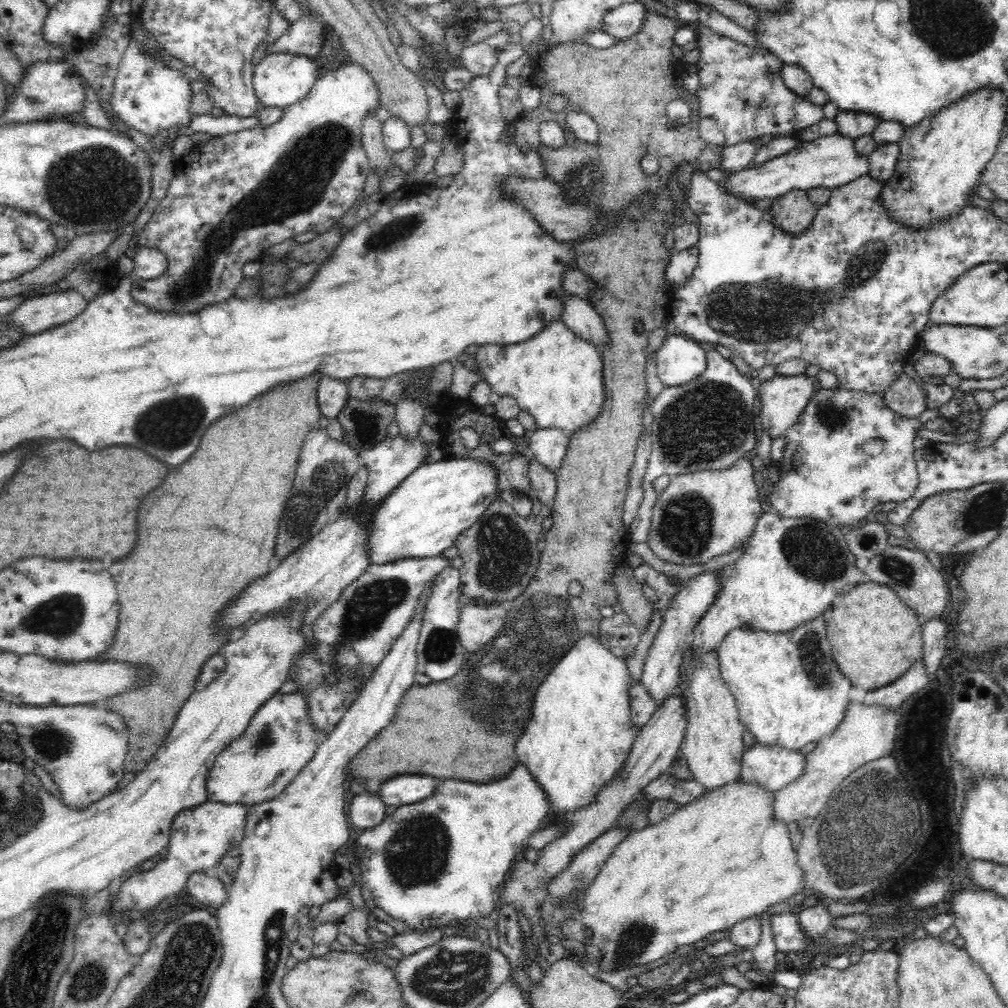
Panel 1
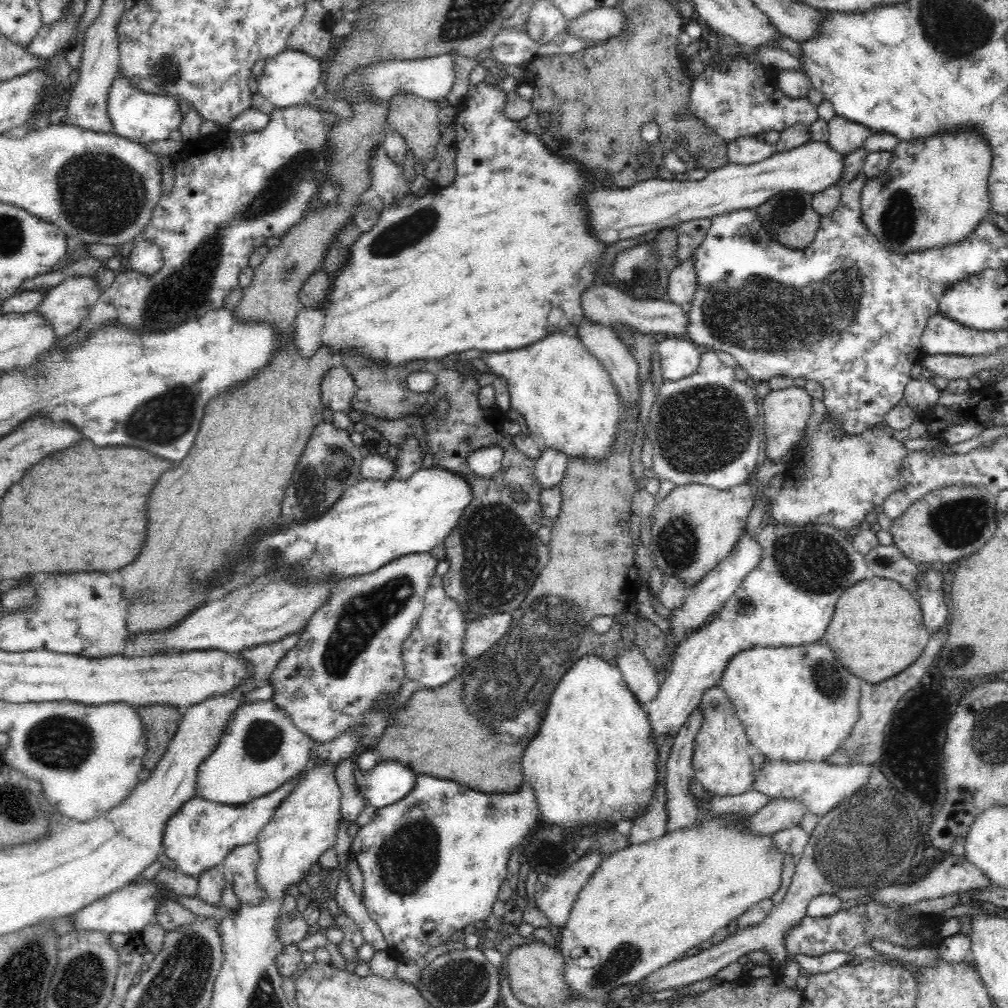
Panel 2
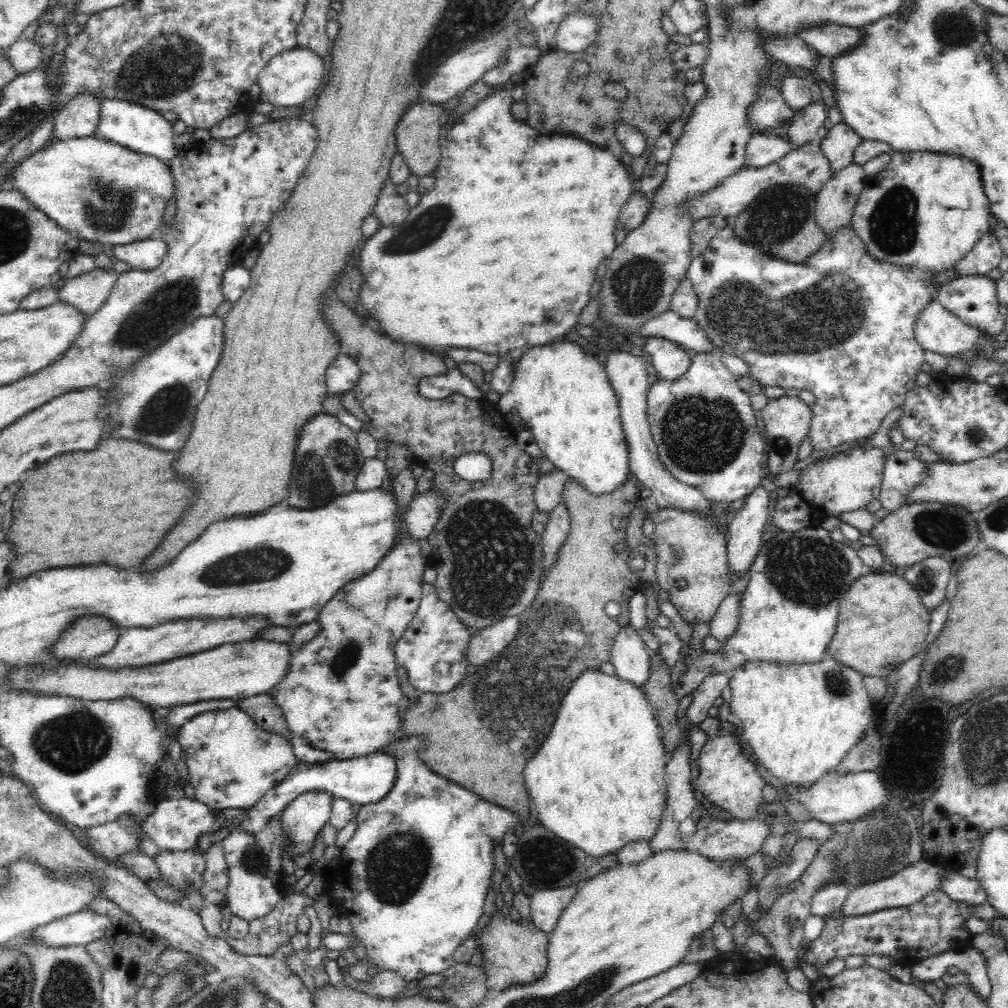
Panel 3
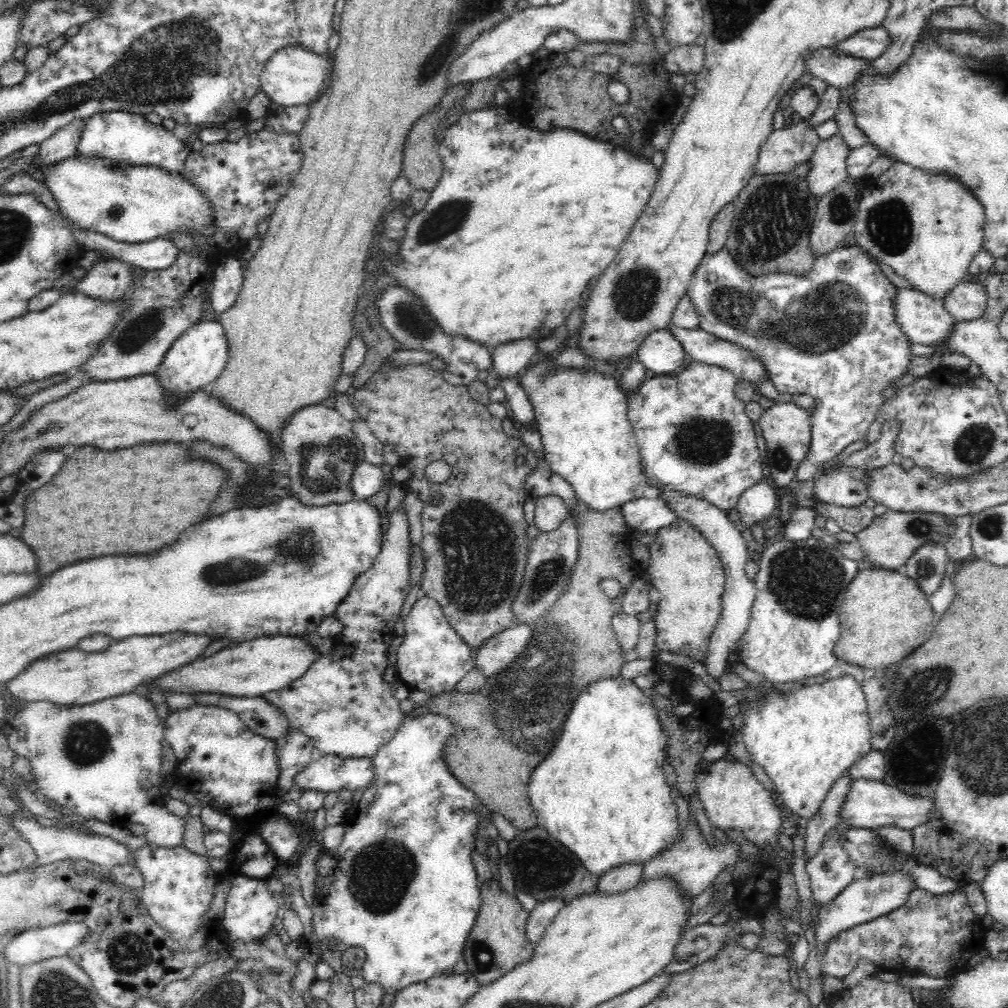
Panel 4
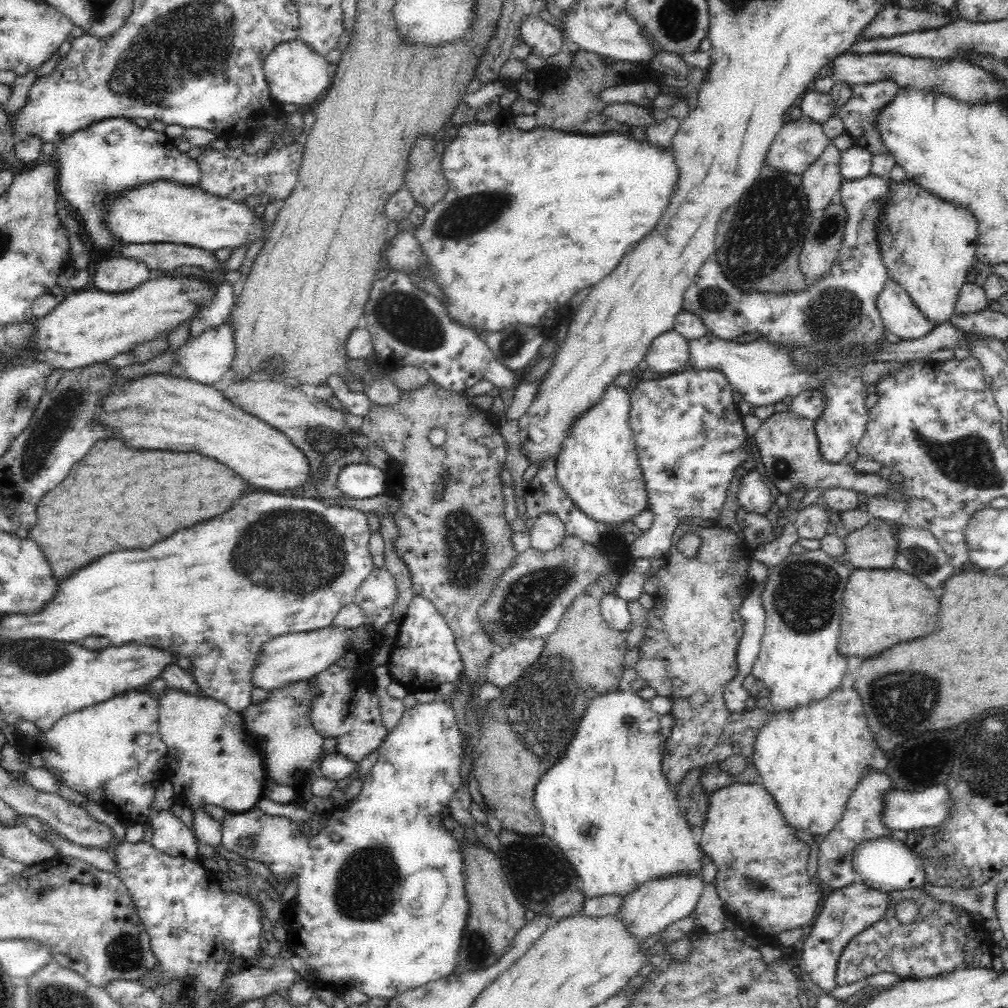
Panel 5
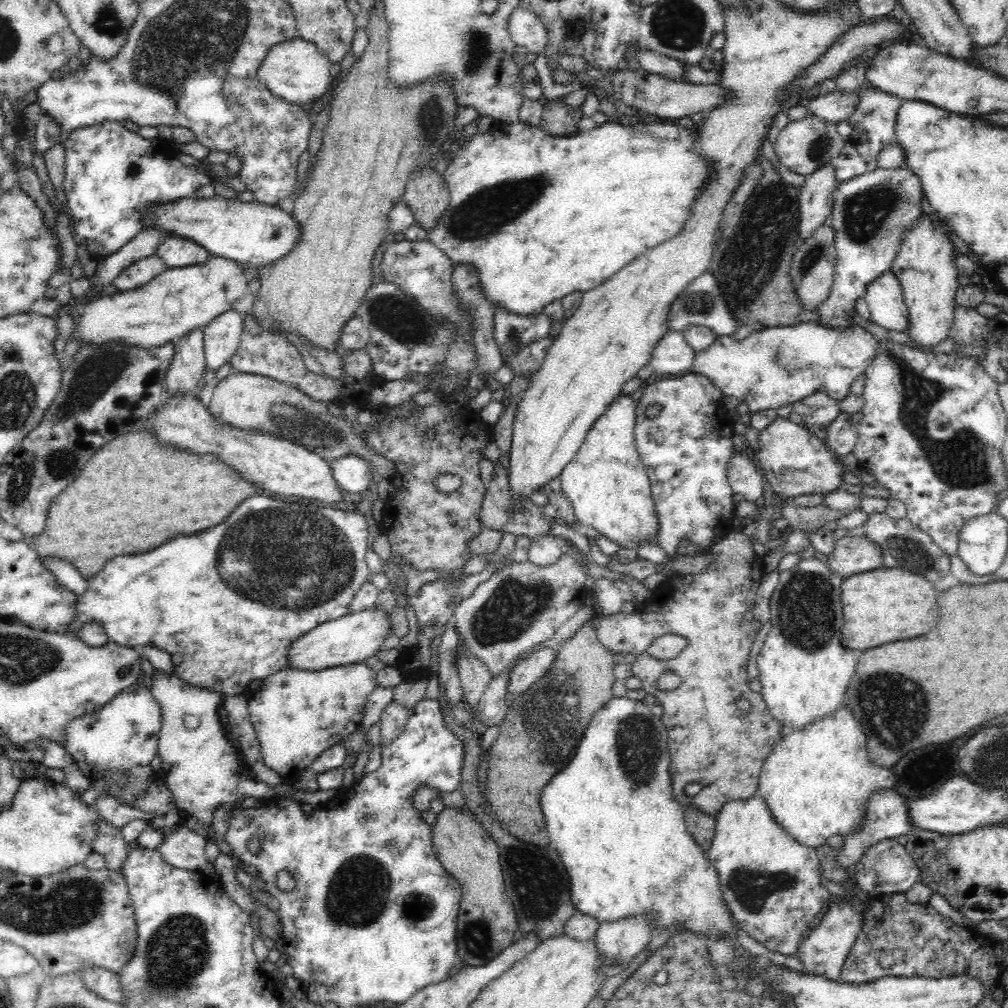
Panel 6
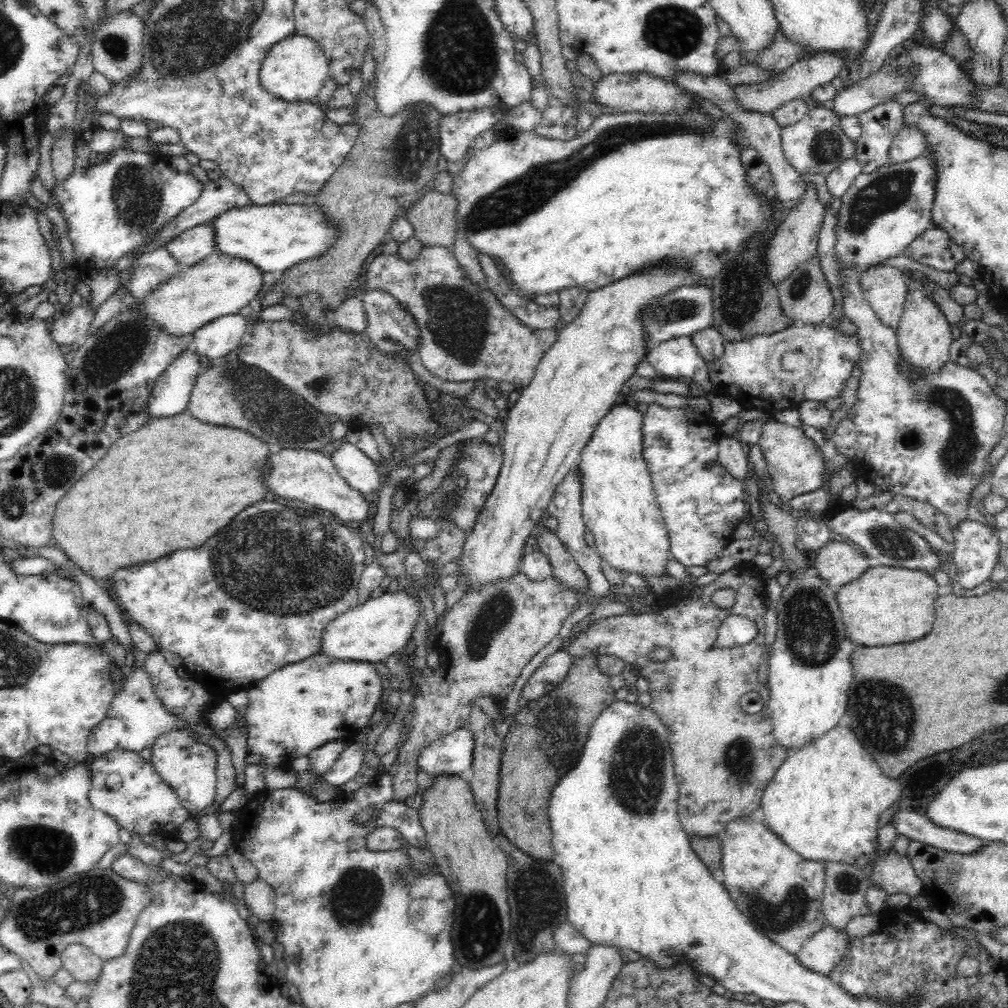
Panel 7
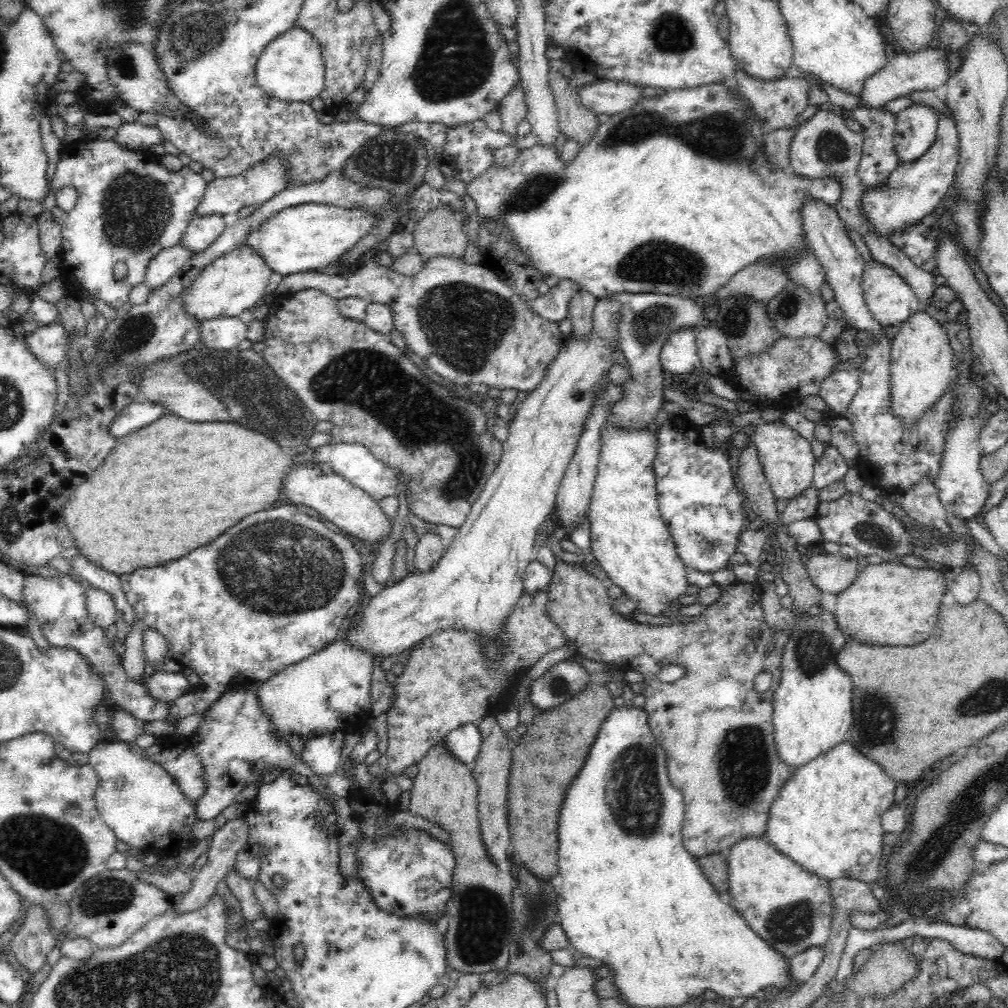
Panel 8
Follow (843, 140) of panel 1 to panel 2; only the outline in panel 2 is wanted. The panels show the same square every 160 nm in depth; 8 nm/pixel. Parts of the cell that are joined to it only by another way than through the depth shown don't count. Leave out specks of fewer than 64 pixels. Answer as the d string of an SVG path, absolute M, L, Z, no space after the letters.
M811 140L802 146L774 153L756 164L728 162L714 171L708 171L704 180L698 182L654 178L622 190L595 190L586 198L590 227L594 237L608 246L635 239L651 230L673 228L692 220L711 220L714 216L726 216L742 210L755 210L780 192L802 190L814 195L843 181L847 168L844 160L827 143Z

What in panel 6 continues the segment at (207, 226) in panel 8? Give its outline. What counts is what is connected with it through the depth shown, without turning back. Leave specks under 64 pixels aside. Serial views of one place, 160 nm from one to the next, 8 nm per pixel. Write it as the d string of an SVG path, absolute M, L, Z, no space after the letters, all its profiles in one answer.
M172 236L166 242L160 244L155 252L168 266L168 268L182 268L190 265L202 264L210 256L208 250L198 243L184 239L180 236Z

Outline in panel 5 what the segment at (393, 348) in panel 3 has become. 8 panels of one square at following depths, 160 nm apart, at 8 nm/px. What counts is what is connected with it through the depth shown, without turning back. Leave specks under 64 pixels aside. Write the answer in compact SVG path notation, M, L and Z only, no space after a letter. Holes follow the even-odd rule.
M430 380L429 383L426 383L423 387L420 387L418 390L409 393L402 393L401 400L394 406L381 406L375 405L373 409L368 411L369 415L366 415L363 420L363 425L359 429L362 434L365 434L372 442L375 442L380 448L382 448L392 460L392 466L400 466L400 474L398 474L395 479L400 486L401 492L396 498L399 502L399 509L392 514L392 519L394 519L394 526L398 529L398 534L394 538L394 551L396 555L402 559L402 562L406 565L408 573L410 573L410 580L412 583L412 588L416 595L423 596L428 600L431 600L435 607L438 609L440 614L444 615L446 622L449 624L449 627L452 629L452 634L454 635L454 644L456 649L458 649L459 656L463 665L463 672L461 683L464 688L470 689L470 691L476 691L477 688L480 688L482 684L486 684L486 666L490 662L490 657L497 651L494 648L494 645L490 643L490 636L484 633L484 629L478 625L478 608L486 602L486 598L490 596L492 592L492 586L496 584L496 581L502 572L506 570L512 564L514 556L517 555L516 551L512 549L512 542L510 541L510 536L512 532L510 531L510 524L506 522L504 517L504 496L502 495L502 488L500 487L500 470L504 468L504 457L506 456L506 446L504 445L504 439L500 435L499 428L499 419L492 414L490 414L487 409L480 409L476 407L470 399L470 396L466 395L464 391L452 392L449 390L444 390L440 385L436 384L434 381ZM432 428L444 428L447 432L447 439L442 446L436 448L434 445L428 441L428 432ZM442 474L448 474L449 479L447 480L447 486L442 488L444 484L442 483ZM439 493L440 498L436 498L435 494Z

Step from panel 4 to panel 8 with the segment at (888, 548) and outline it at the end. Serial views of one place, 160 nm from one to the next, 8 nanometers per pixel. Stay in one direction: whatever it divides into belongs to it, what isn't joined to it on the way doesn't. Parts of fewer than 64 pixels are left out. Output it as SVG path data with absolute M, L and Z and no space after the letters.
M817 550L804 562L806 575L818 590L836 596L856 580L862 565L854 559L846 559L840 552L832 555Z

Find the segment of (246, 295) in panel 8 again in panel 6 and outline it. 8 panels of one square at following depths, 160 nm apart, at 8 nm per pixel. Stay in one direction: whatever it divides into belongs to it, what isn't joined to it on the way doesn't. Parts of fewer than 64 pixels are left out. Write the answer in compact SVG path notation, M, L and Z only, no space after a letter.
M210 255L202 264L190 265L182 268L168 268L162 274L152 278L148 284L133 291L115 293L111 296L101 296L90 304L83 306L80 300L73 301L67 308L74 320L74 333L82 338L83 344L100 344L108 340L117 340L119 344L133 344L140 348L162 346L164 343L174 342L189 332L202 329L210 324L214 318L233 310L233 303L250 293L249 280L246 271L238 262L215 255Z

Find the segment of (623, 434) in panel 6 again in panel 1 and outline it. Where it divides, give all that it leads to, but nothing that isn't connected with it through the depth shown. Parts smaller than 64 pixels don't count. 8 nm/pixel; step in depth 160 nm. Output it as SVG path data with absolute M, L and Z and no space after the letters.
M562 321L550 323L545 326L537 335L534 335L530 340L518 343L515 345L497 345L497 344L485 344L484 346L478 347L477 352L474 354L476 362L479 364L479 372L484 374L485 381L492 387L491 402L493 403L498 396L504 396L509 394L516 399L517 405L528 412L535 420L536 429L558 429L564 431L566 435L570 436L576 431L589 427L590 423L593 423L598 415L601 415L601 408L605 403L605 380L603 377L603 358L601 351L598 347L582 341L578 338Z

